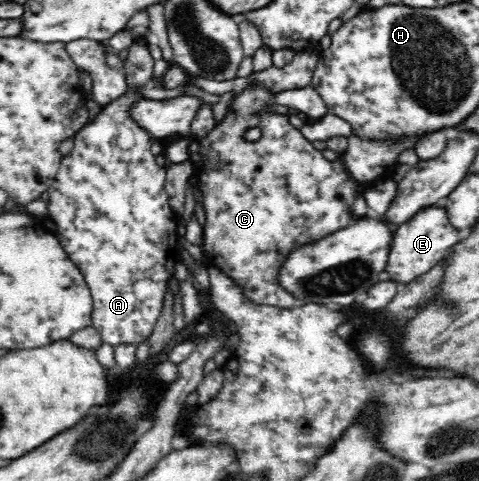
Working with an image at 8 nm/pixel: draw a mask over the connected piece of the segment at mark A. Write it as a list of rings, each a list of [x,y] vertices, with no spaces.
[[[134,38],[133,44],[128,48],[128,58],[125,60],[125,69],[122,72],[125,74],[125,80],[128,84],[128,91],[126,91],[120,98],[106,103],[102,106],[101,112],[84,125],[74,136],[74,147],[71,153],[62,157],[58,172],[55,174],[55,180],[50,184],[48,192],[49,199],[47,201],[48,218],[55,223],[55,232],[58,240],[61,242],[62,248],[66,254],[70,256],[70,260],[76,264],[78,270],[84,275],[85,281],[89,286],[93,298],[93,311],[91,314],[92,325],[97,329],[101,335],[102,342],[110,346],[118,346],[120,344],[135,344],[139,347],[148,336],[152,334],[162,308],[164,308],[164,296],[166,296],[166,286],[172,278],[174,272],[174,264],[181,262],[181,250],[178,243],[179,235],[182,231],[180,225],[180,218],[174,214],[172,207],[168,205],[168,196],[165,194],[166,183],[166,169],[165,166],[161,167],[156,163],[155,155],[150,151],[150,145],[154,138],[138,125],[131,118],[131,107],[135,104],[136,100],[145,98],[142,93],[137,89],[147,86],[153,82],[153,66],[155,64],[150,51],[148,51],[146,40],[136,40]]]

